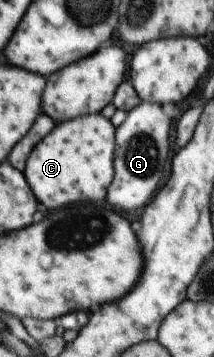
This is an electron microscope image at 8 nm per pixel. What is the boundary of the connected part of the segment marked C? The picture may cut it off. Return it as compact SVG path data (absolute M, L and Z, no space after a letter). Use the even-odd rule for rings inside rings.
M100 113L88 114L56 124L56 129L40 140L30 152L22 172L42 205L48 209L60 209L106 199L108 185L114 179L114 126Z

